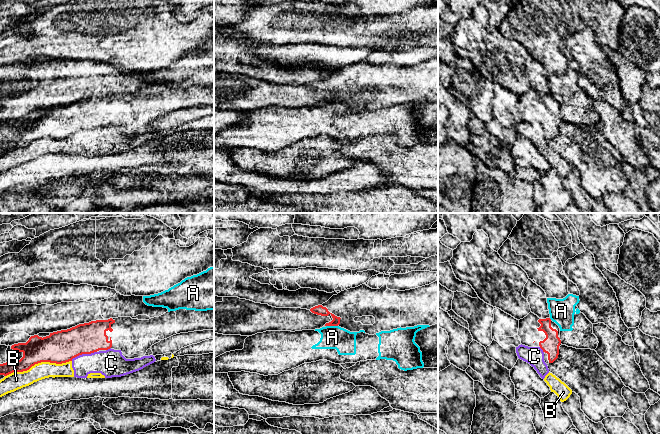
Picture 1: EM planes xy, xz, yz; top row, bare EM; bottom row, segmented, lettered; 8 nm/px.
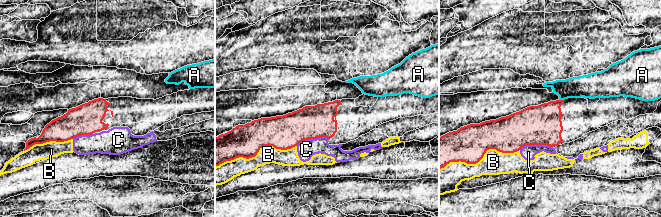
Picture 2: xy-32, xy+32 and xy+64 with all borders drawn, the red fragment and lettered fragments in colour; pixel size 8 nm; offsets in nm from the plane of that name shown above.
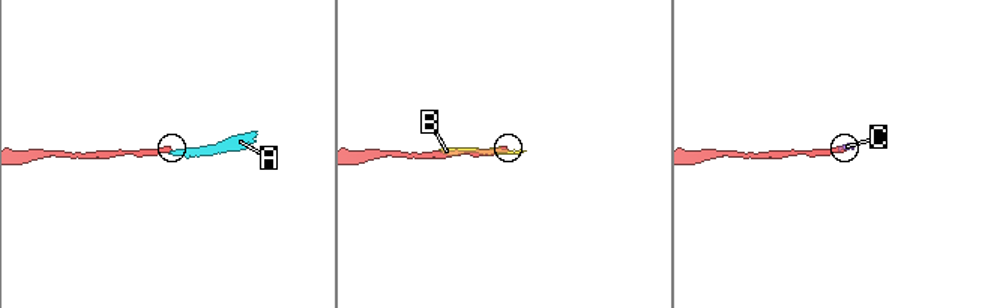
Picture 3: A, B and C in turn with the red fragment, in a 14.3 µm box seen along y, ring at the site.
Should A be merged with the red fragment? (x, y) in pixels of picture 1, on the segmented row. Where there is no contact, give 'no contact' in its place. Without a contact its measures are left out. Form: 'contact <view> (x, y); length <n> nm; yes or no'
contact xz (332, 325); length 100 nm; no

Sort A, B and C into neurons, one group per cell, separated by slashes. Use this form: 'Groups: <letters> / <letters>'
Groups: A / B C

